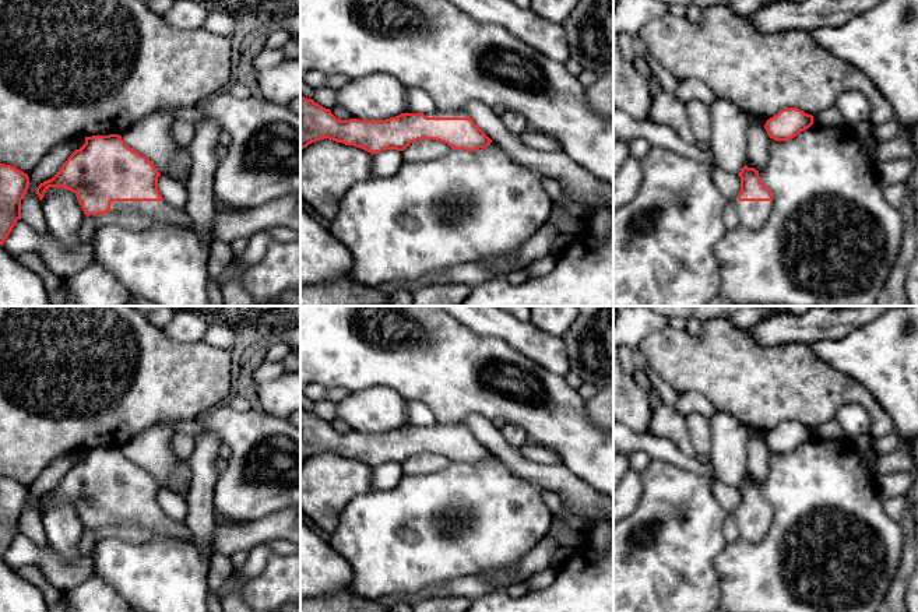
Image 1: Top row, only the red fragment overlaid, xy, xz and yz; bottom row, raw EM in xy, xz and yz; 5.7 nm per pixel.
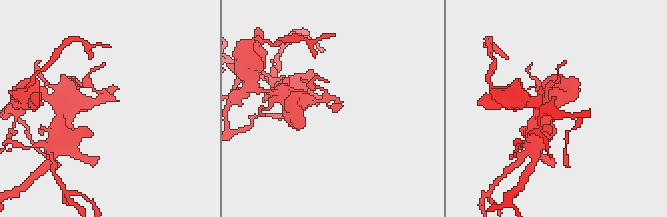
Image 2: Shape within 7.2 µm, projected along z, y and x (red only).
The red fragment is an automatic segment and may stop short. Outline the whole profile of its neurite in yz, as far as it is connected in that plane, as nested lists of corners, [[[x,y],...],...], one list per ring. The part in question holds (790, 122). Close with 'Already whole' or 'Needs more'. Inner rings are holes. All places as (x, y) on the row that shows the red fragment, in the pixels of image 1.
[[[785,108],[770,117],[764,129],[770,138],[787,141],[813,124],[813,116],[796,108]]]. Already whole

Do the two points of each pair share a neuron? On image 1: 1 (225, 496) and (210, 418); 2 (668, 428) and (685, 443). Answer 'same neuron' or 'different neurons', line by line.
1: same neuron
2: same neuron

